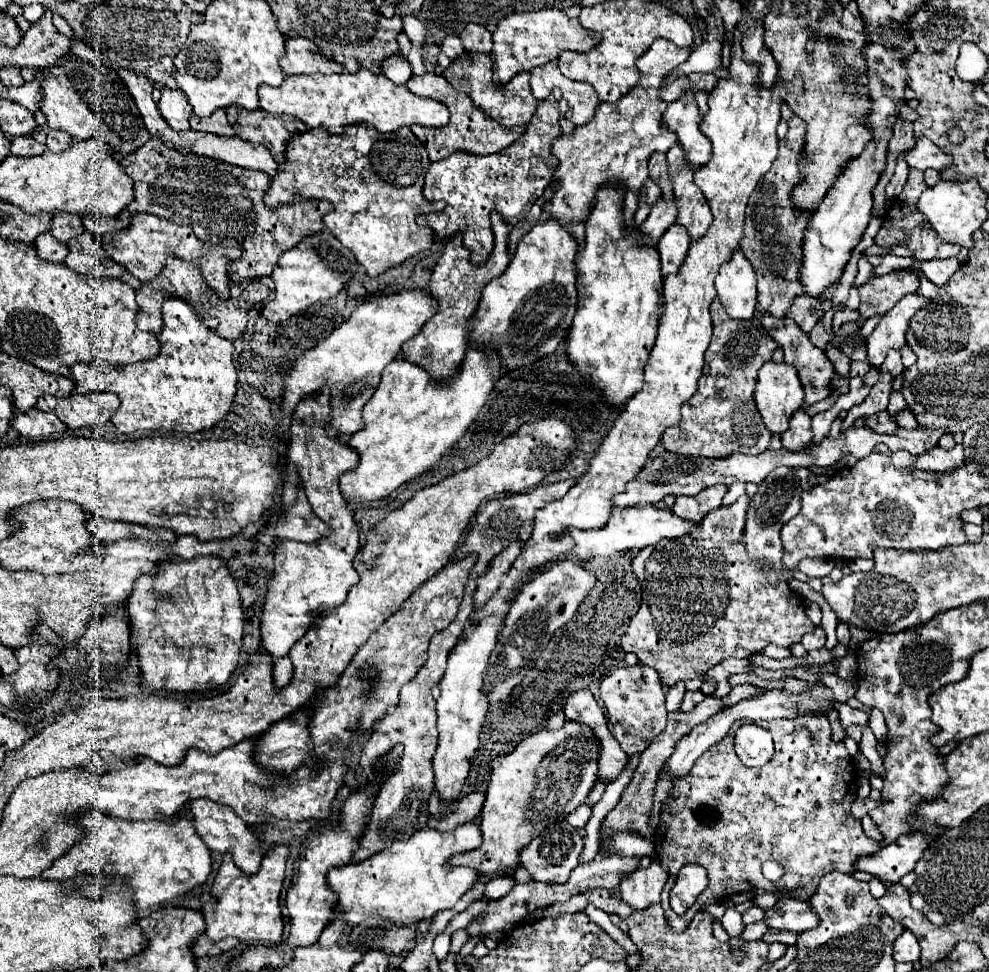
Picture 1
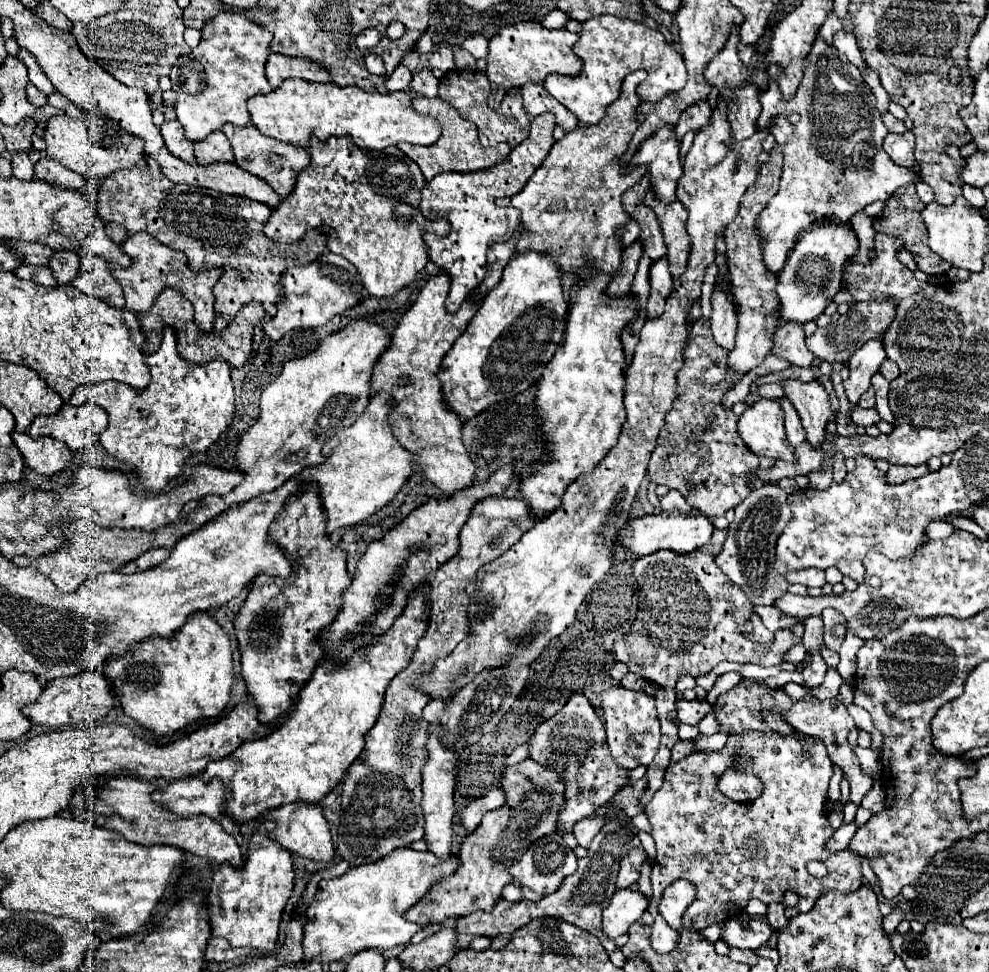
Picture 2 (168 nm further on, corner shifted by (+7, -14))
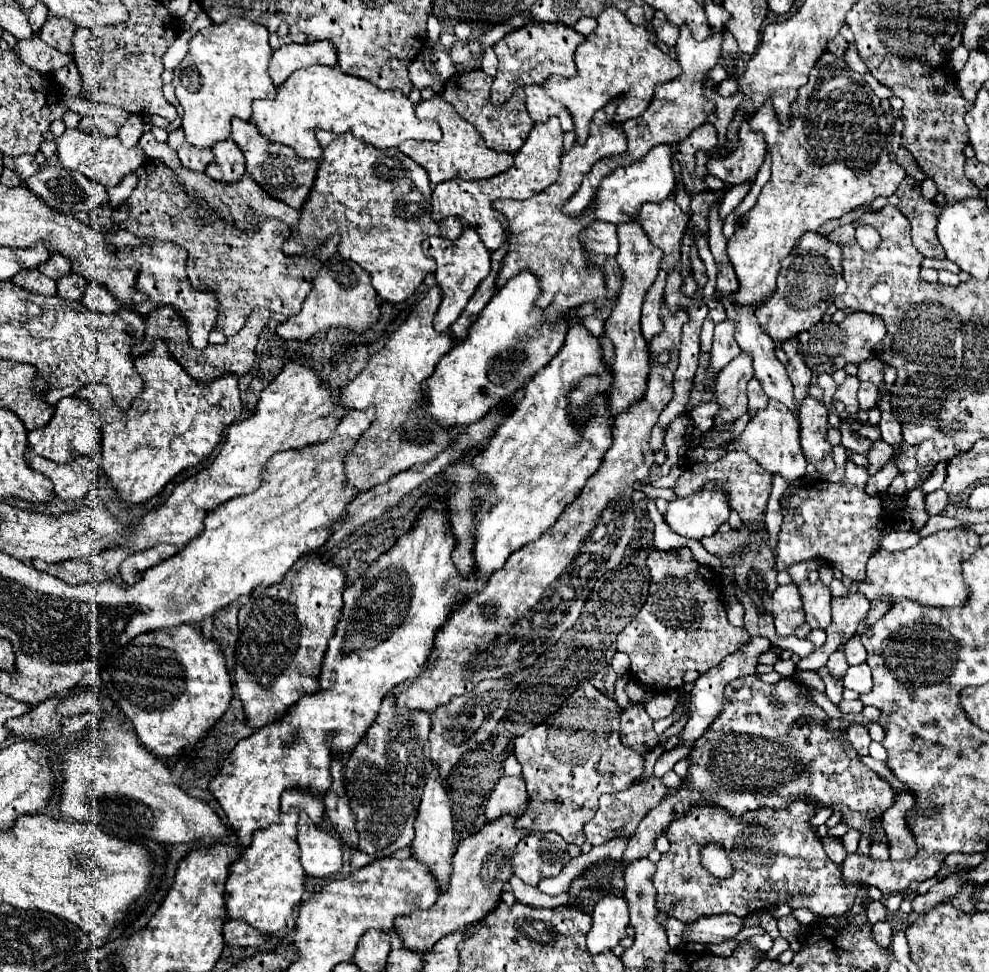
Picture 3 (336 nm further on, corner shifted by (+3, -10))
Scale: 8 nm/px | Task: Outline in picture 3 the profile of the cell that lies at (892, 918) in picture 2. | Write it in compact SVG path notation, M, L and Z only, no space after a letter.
M880 921L880 923L876 923L874 927L872 927L872 935L874 935L874 939L878 941L878 945L882 945L882 947L890 947L890 937L892 937L892 925L890 925L890 921Z

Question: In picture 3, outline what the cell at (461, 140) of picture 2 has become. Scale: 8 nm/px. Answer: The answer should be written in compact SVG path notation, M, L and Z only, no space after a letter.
M434 95L430 99L424 99L416 105L416 115L418 117L430 117L436 123L440 123L442 127L442 141L438 143L420 142L415 140L406 140L400 144L398 149L412 157L416 163L420 163L426 173L430 175L430 181L442 183L448 179L486 179L486 177L494 177L506 169L512 167L512 155L504 153L504 151L494 151L488 149L482 141L482 135L478 133L478 129L474 125L470 125L466 119L462 119L454 107L450 107L450 103L446 103L440 95Z

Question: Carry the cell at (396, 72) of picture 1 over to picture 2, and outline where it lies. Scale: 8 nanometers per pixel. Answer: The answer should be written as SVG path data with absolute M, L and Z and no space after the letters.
M398 65L394 69L394 73L386 79L386 89L388 91L402 91L402 89L406 89L410 85L410 81L412 81L410 69L404 67L404 65Z

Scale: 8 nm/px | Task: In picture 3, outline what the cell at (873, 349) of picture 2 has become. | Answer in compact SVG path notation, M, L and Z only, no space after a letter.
M848 375L846 381L838 387L838 391L834 395L836 399L840 399L846 405L846 411L852 417L856 417L856 413L858 413L858 399L856 399L858 389L860 389L860 379L856 375Z

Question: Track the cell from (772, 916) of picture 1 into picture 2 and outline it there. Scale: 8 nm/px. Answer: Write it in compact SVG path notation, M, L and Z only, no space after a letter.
M742 911L740 915L726 921L726 925L722 927L722 937L720 939L728 947L758 949L770 939L772 931L774 929L768 923L764 923L762 919L752 919Z

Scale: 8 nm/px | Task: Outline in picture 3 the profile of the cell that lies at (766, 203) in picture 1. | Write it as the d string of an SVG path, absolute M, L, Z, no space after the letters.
M740 353L718 373L714 395L722 409L714 417L716 427L728 421L736 421L738 417L744 415L748 407L746 385L752 377L754 377L754 367L752 367L752 359L748 353Z

